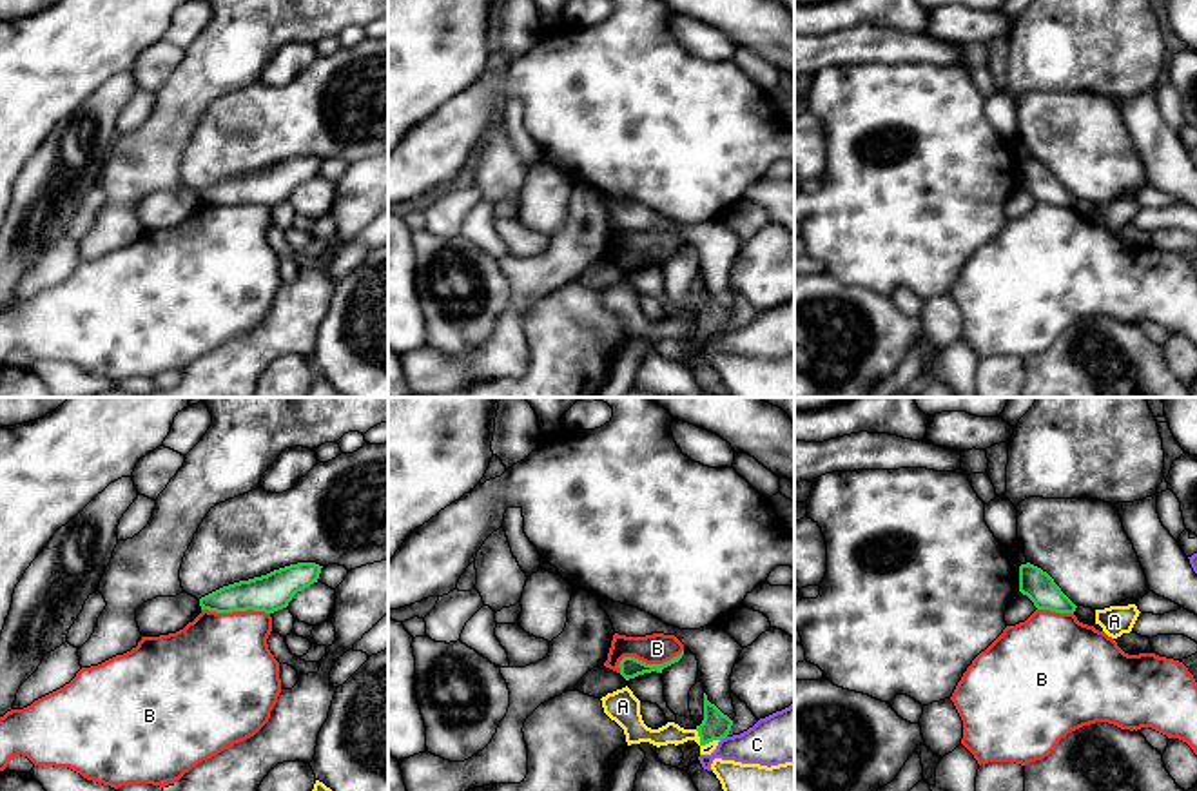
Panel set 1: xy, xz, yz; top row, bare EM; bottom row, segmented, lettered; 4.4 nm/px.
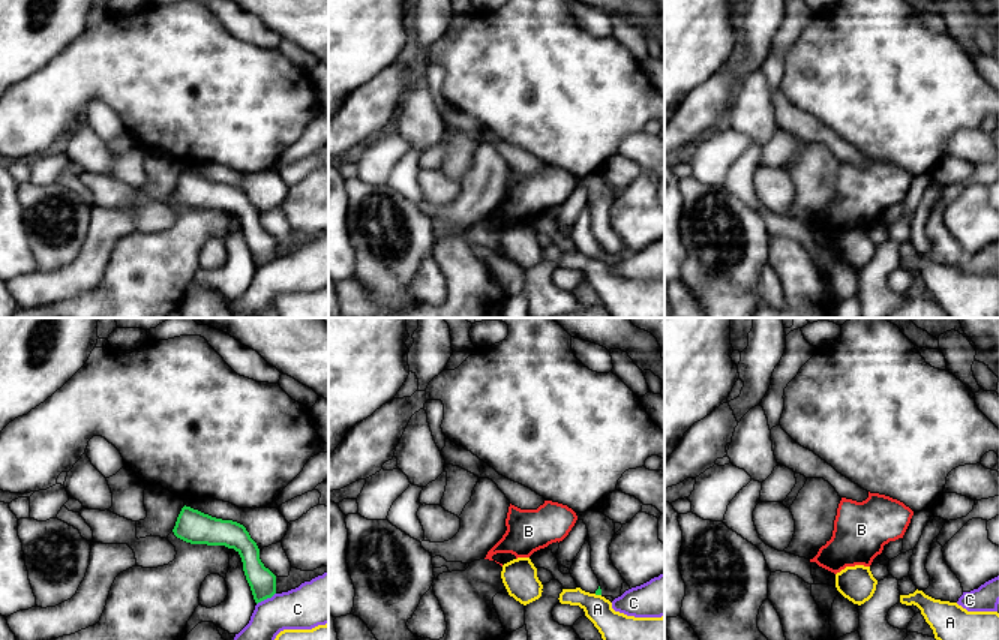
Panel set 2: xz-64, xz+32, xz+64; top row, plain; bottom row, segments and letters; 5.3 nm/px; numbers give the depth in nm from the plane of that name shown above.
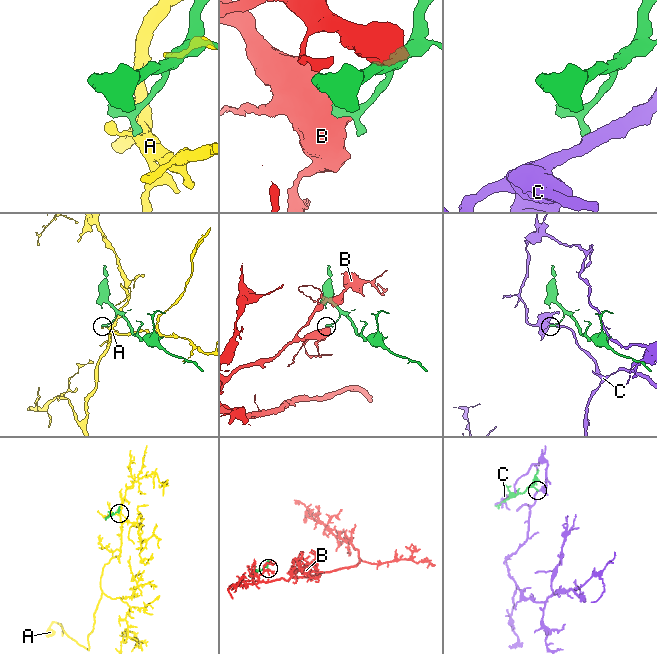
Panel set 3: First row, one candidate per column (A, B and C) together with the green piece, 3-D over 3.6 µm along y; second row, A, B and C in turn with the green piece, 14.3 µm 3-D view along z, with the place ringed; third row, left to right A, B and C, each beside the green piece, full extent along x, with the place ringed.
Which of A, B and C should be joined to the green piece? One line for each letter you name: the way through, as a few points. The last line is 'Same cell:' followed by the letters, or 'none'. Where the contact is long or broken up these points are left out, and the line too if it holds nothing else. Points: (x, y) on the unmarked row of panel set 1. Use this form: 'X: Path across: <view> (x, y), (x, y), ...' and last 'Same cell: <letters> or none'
Same cell: none

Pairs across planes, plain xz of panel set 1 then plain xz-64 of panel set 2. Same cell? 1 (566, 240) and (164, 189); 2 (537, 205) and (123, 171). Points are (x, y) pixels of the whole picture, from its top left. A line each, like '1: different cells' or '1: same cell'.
1: same cell
2: same cell

